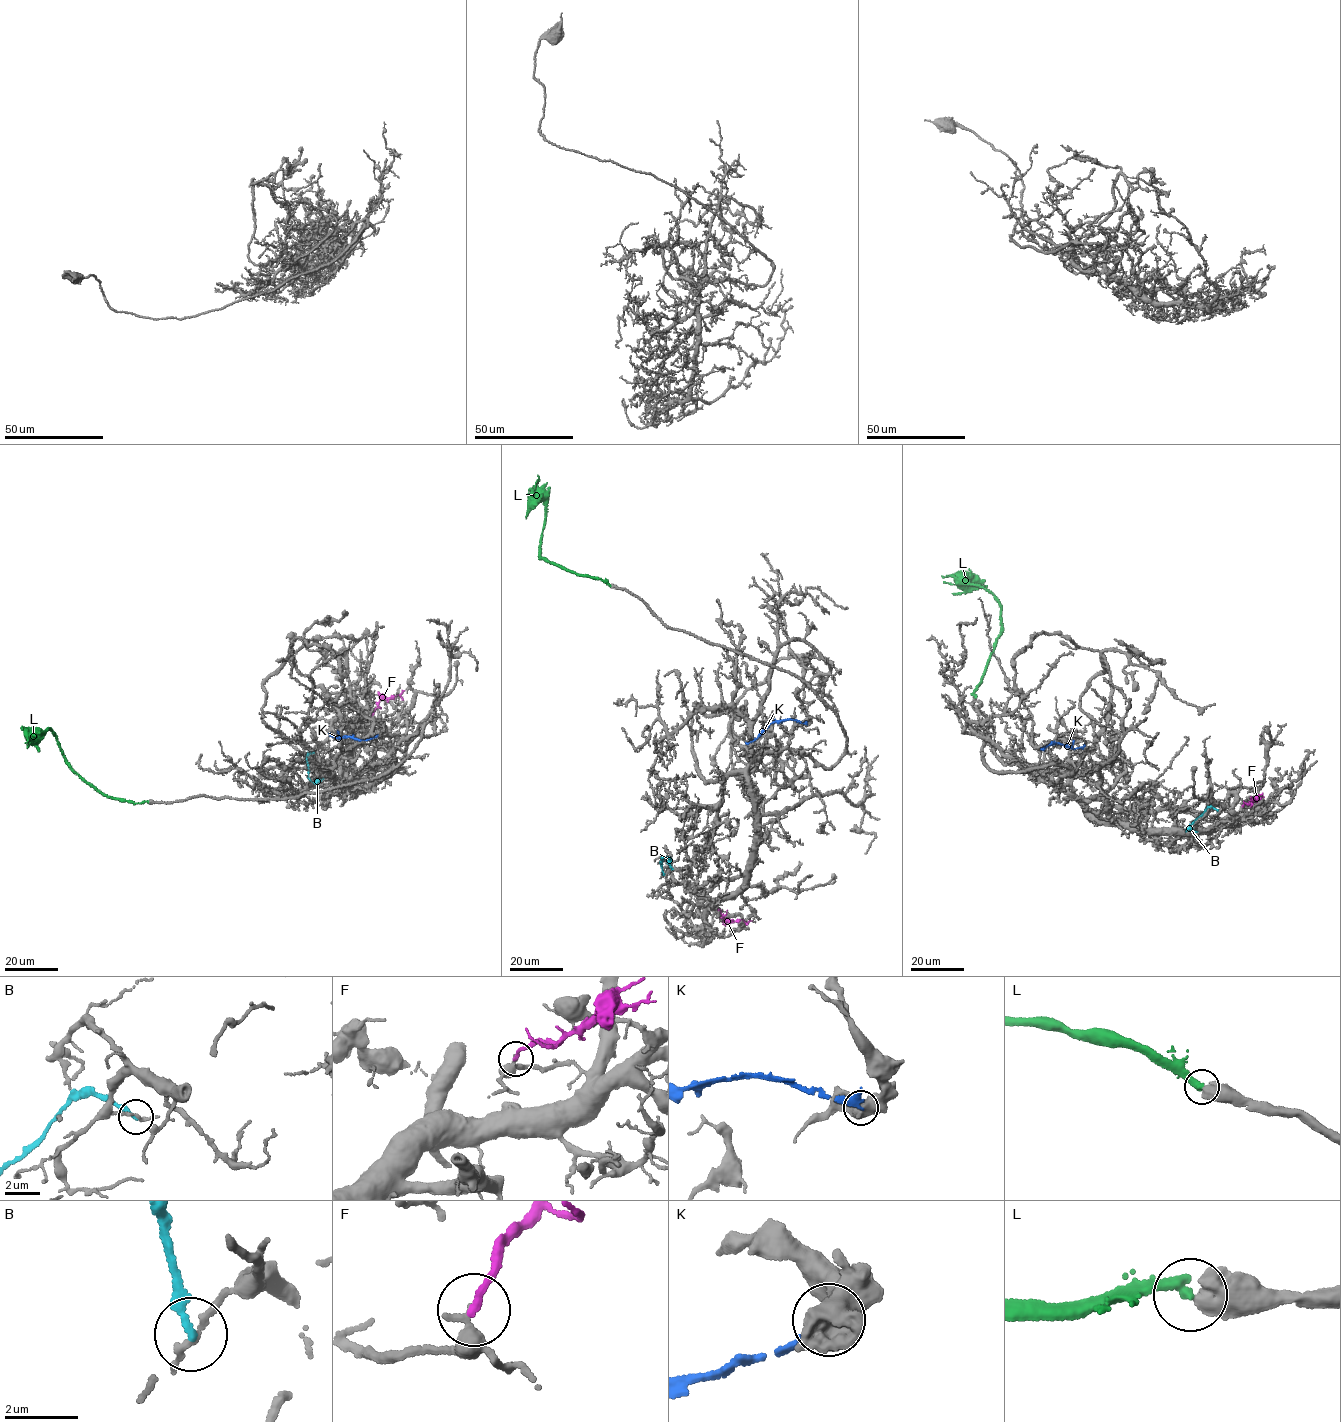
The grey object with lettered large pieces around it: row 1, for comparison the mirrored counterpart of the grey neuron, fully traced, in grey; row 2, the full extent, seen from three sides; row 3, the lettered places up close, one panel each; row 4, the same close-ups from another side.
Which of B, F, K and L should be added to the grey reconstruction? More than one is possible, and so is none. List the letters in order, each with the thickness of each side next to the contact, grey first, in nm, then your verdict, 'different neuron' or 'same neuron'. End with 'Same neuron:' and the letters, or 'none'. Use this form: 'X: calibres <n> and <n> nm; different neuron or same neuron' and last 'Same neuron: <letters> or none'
B: calibres 240 and 200 nm; different neuron
F: calibres 380 and 200 nm; different neuron
K: calibres 650 and 200 nm; different neuron
L: calibres 750 and 360 nm; same neuron
Same neuron: L

